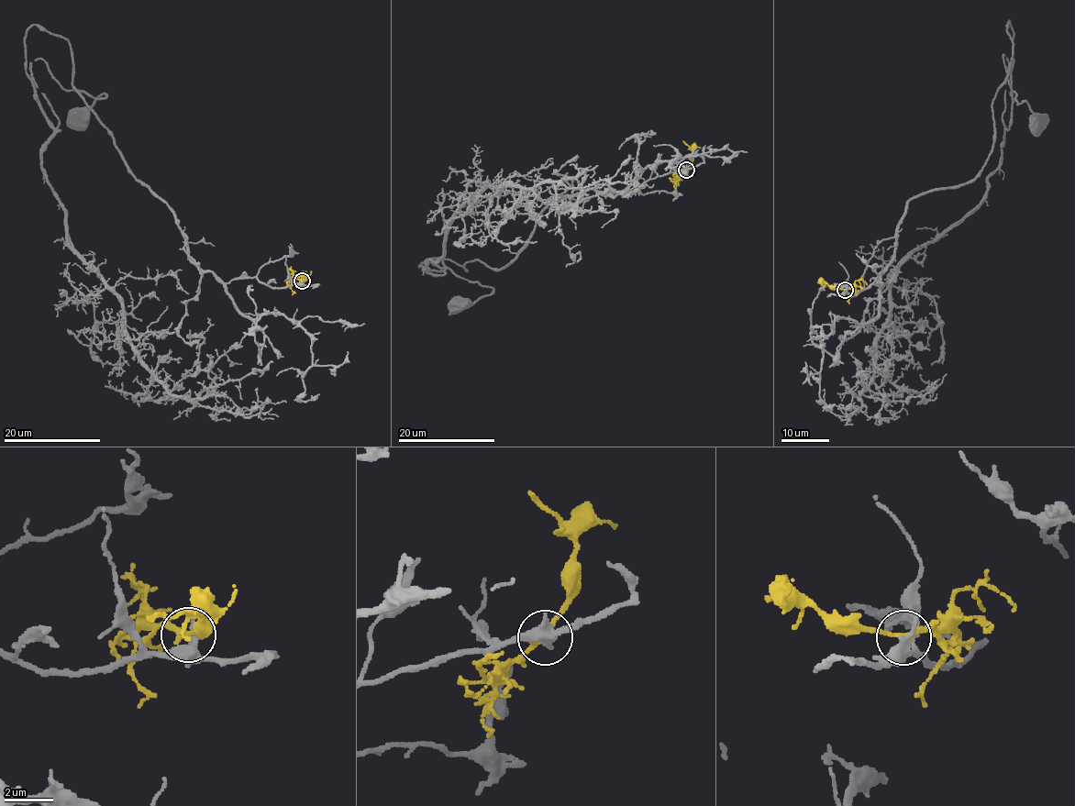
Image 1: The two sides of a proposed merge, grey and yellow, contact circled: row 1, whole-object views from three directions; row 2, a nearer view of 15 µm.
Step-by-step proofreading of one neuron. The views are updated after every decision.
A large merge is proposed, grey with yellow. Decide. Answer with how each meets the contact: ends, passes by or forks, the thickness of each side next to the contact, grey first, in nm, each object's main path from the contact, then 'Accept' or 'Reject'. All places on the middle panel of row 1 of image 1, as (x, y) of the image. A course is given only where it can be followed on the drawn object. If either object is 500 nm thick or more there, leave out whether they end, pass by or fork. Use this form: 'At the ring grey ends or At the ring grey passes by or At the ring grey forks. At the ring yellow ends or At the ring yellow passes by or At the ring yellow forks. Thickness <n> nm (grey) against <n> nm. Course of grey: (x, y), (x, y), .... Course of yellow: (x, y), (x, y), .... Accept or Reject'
At the ring grey passes by. At the ring yellow passes by. Thickness 320 nm (grey) against 190 nm. Course of grey: (687, 170), (633, 192), (556, 199), (501, 270), (427, 259), (418, 267), (438, 258), (493, 289), (458, 303). Course of yellow: (686, 170), (691, 162), (692, 149), (683, 141). Accept

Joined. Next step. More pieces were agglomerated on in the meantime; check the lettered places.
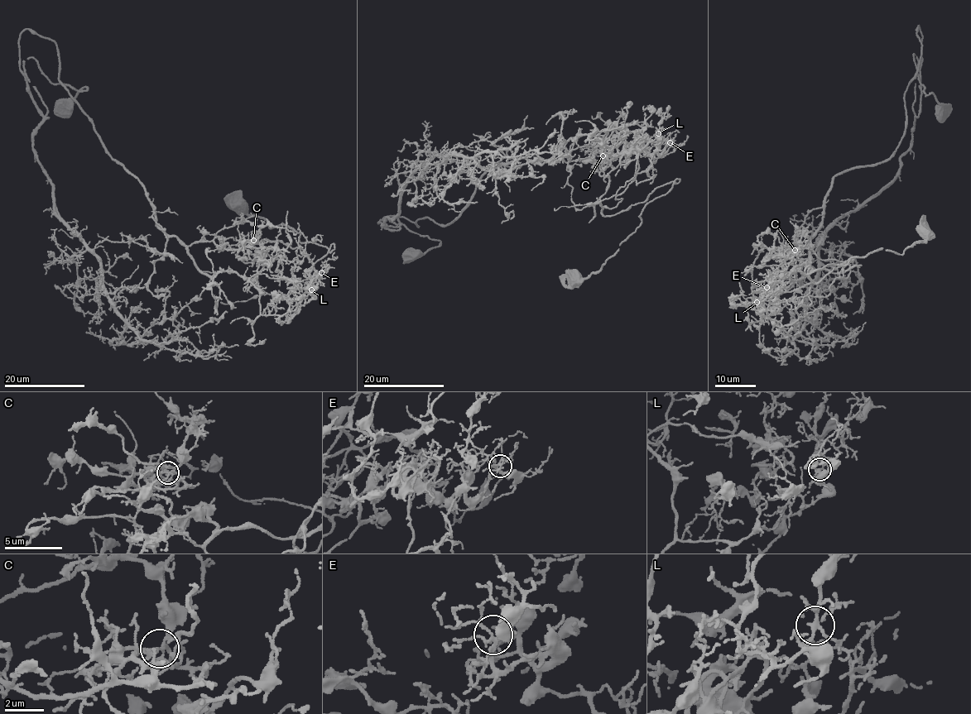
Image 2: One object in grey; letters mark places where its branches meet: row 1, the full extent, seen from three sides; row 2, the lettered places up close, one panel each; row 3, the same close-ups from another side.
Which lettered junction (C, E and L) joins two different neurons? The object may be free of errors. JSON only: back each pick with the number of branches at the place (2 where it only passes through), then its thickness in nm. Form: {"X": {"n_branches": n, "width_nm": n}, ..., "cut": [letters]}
{"C": {"n_branches": 8, "width_nm": 160}, "cut": ["C"]}

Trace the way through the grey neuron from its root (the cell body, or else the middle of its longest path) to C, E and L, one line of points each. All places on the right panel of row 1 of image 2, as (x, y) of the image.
C: (941, 113), (915, 64), (918, 26), (905, 136), (887, 160), (834, 177), (809, 249), (788, 257), (795, 249)
E: (941, 113), (915, 64), (918, 26), (905, 136), (834, 177), (797, 250), (849, 274), (806, 306), (766, 287)
L: (941, 113), (915, 64), (918, 26), (895, 152), (834, 177), (809, 249), (772, 256), (795, 271), (757, 302)

